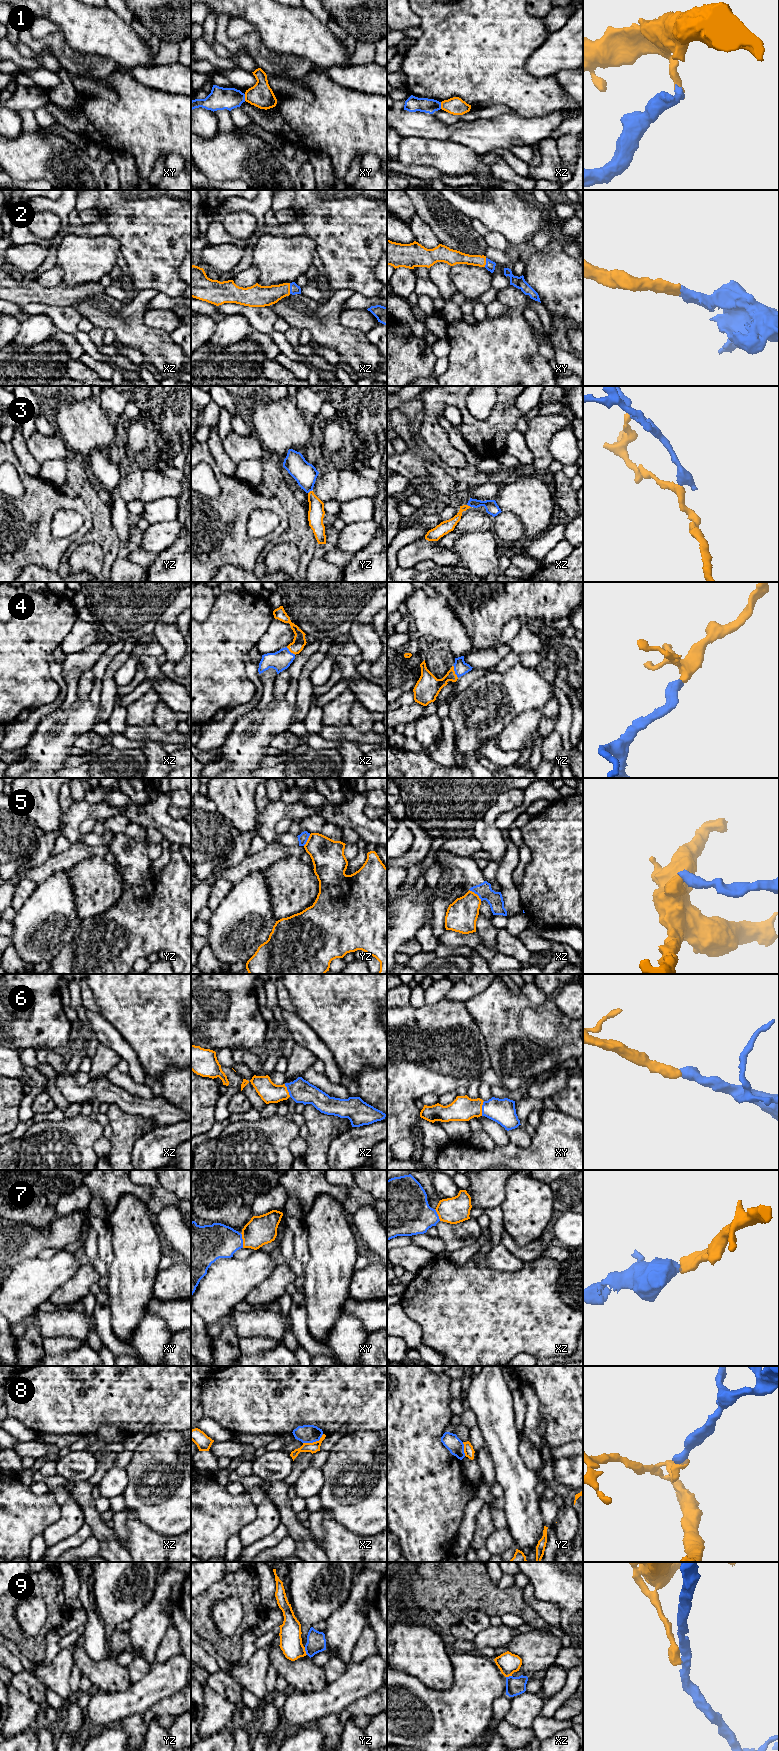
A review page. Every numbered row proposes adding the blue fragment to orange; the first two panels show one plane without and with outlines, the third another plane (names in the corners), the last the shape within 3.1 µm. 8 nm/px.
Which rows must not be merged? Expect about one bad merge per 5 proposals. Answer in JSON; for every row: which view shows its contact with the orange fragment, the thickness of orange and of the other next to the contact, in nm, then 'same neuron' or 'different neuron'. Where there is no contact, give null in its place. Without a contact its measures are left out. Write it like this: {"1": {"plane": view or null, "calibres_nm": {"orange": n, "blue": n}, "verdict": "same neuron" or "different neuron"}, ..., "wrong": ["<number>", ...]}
{"1": {"plane": "xy", "calibres_nm": {"orange": 190, "blue": 180}, "verdict": "different neuron"}, "2": {"plane": "xz", "calibres_nm": {"orange": 180, "blue": 80}, "verdict": "same neuron"}, "3": {"plane": "yz", "calibres_nm": {"orange": 130, "blue": 180}, "verdict": "different neuron"}, "4": {"plane": "yz", "calibres_nm": {"orange": 190, "blue": 110}, "verdict": "same neuron"}, "5": {"plane": "xz", "calibres_nm": {"orange": 260, "blue": 120}, "verdict": "different neuron"}, "6": {"plane": "xy", "calibres_nm": {"orange": 200, "blue": 200}, "verdict": "same neuron"}, "7": {"plane": "xy", "calibres_nm": {"orange": 240, "blue": 280}, "verdict": "same neuron"}, "8": {"plane": "xz", "calibres_nm": {"orange": 80, "blue": 140}, "verdict": "different neuron"}, "9": {"plane": "yz", "calibres_nm": {"orange": 180, "blue": 160}, "verdict": "different neuron"}, "wrong": ["1", "3", "5", "8", "9"]}

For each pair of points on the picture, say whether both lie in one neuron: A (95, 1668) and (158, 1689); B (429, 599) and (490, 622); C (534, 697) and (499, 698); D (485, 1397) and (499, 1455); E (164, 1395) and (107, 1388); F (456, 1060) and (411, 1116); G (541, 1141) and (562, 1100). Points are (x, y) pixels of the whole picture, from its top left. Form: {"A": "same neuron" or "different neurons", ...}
{"A": "different neurons", "B": "different neurons", "C": "same neuron", "D": "same neuron", "E": "same neuron", "F": "same neuron", "G": "different neurons"}

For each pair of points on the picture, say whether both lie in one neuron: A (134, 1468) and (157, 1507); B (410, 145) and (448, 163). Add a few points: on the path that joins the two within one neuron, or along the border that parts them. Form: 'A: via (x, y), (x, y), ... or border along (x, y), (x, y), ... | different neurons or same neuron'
A: via (144, 1477), (155, 1489), (156, 1497) | same neuron
B: via (419, 151), (439, 154) | same neuron

